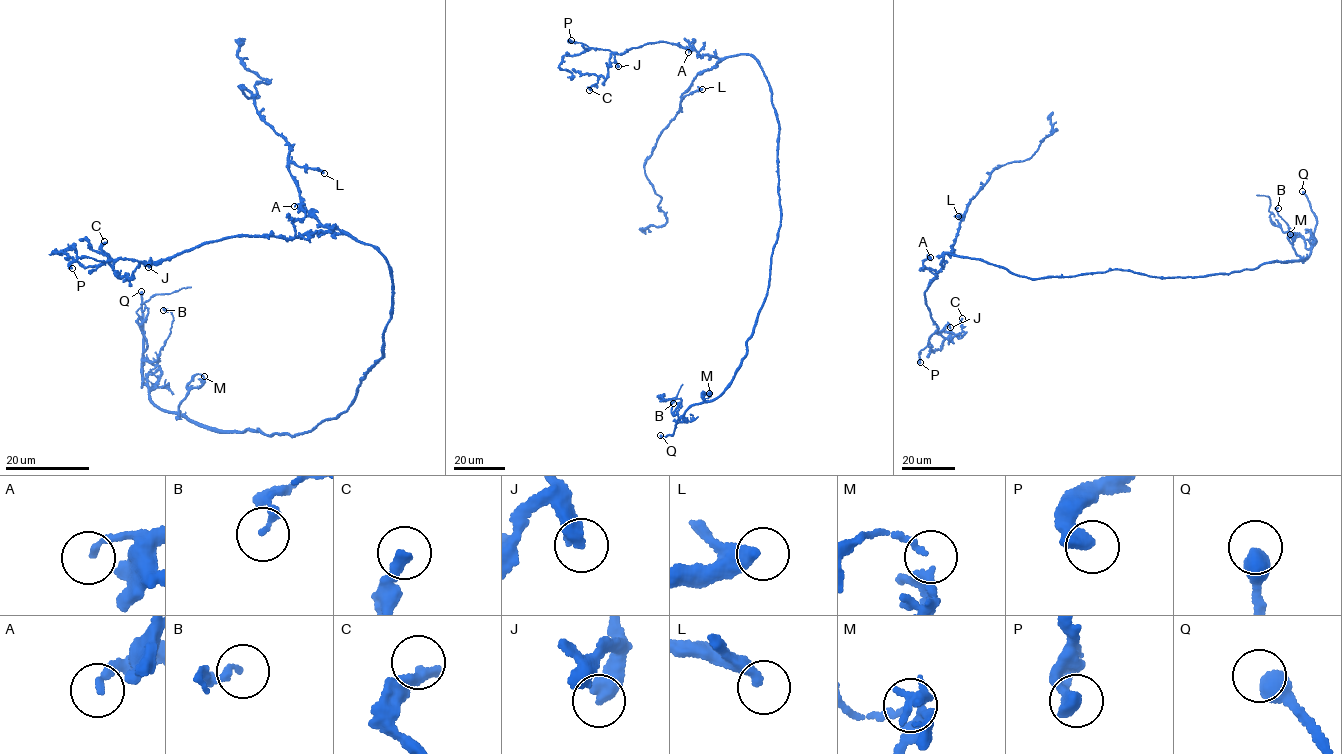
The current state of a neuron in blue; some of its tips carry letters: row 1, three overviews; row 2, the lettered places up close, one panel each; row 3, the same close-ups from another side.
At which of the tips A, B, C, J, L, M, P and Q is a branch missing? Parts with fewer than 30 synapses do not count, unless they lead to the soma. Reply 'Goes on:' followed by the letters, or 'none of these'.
Goes on: Q

